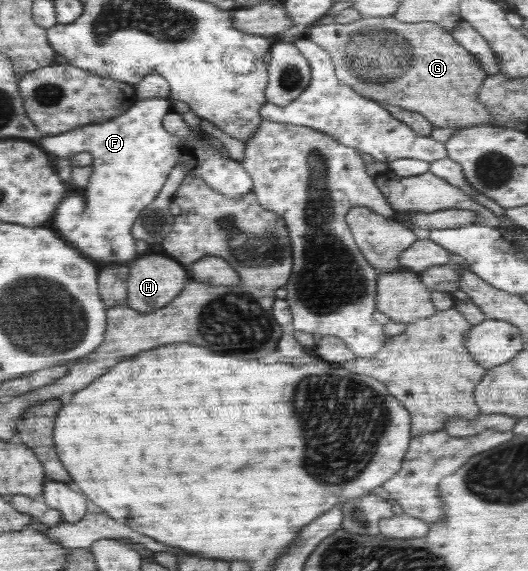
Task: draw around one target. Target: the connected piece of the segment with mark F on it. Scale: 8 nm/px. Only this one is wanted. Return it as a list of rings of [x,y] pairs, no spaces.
[[[170,97],[146,98],[137,100],[122,115],[104,123],[88,124],[60,133],[60,135],[42,136],[41,147],[54,156],[71,158],[77,153],[88,152],[93,158],[92,177],[82,193],[68,195],[60,202],[52,219],[54,229],[62,239],[72,247],[78,247],[84,257],[88,257],[98,268],[104,265],[122,265],[131,263],[138,257],[136,241],[130,235],[132,223],[144,209],[156,198],[167,181],[168,175],[179,164],[188,176],[199,177],[212,191],[218,191],[226,197],[240,199],[253,192],[253,180],[246,169],[236,159],[224,159],[214,152],[207,141],[181,141],[173,137],[161,125],[162,117],[173,110]]]

